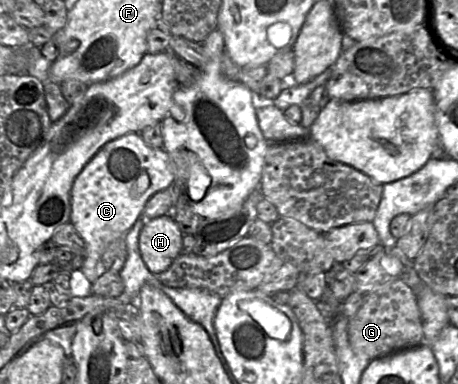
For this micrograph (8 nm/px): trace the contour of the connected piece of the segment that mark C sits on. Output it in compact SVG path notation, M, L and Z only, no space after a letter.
M129 133L106 143L85 165L72 185L70 223L74 225L86 244L86 257L80 270L88 281L93 283L106 272L102 256L109 243L125 236L142 217L150 197L158 191L171 187L173 183L173 165L167 151L164 148L148 146L140 133Z

